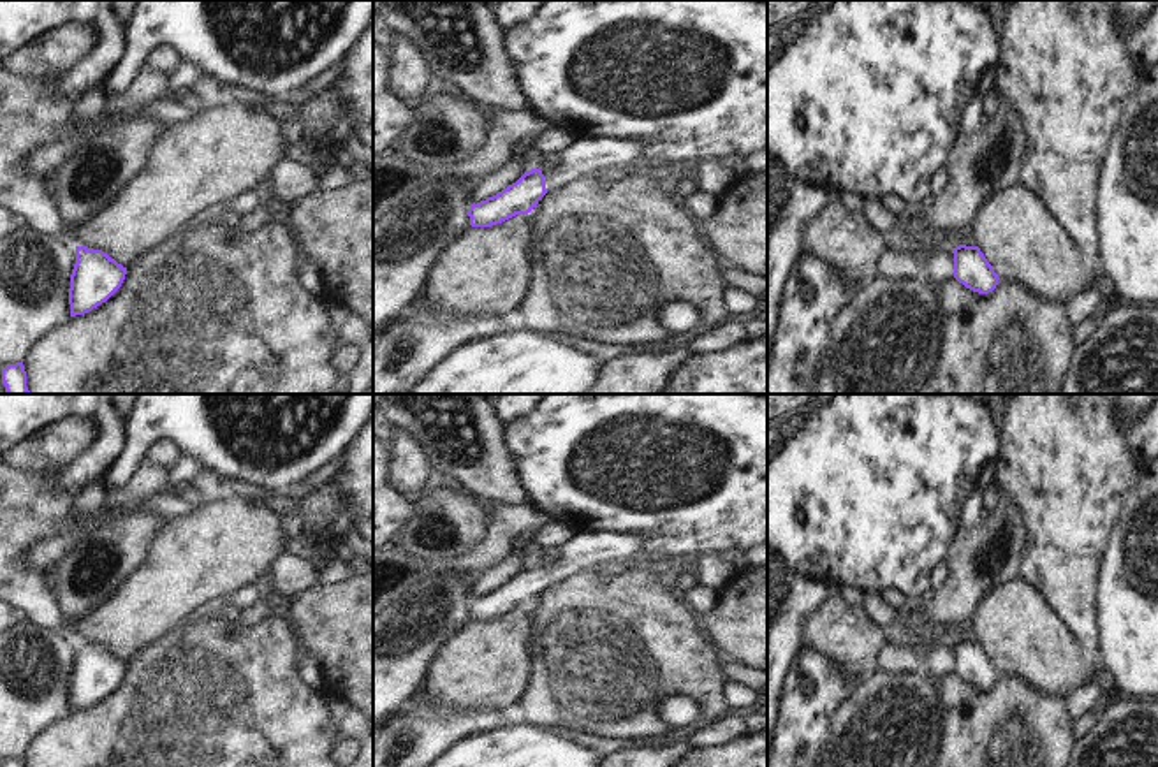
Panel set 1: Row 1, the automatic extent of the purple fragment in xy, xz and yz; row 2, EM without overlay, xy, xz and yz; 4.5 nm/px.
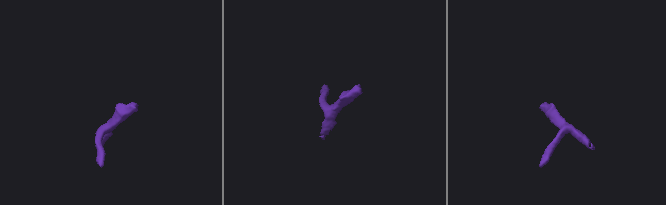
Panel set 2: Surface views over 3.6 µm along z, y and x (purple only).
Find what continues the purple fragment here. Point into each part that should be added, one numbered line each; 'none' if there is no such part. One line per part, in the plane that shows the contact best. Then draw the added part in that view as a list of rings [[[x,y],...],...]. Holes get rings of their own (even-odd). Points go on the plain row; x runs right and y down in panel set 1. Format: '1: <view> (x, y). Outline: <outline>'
1: xz (586, 549). Outline: [[[581,531],[560,545],[542,565],[546,584],[560,582],[588,568],[618,565],[644,549],[646,531]]]

